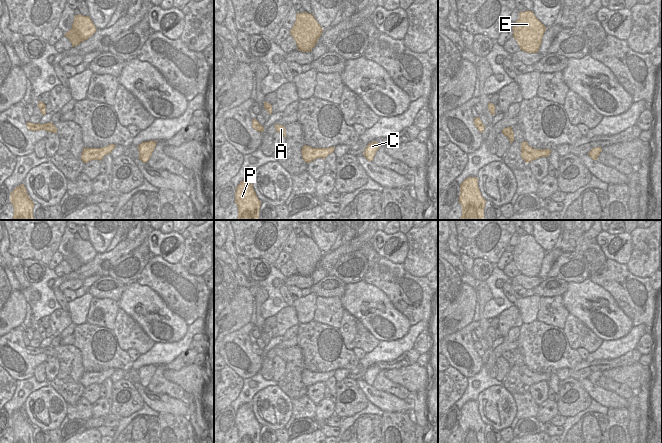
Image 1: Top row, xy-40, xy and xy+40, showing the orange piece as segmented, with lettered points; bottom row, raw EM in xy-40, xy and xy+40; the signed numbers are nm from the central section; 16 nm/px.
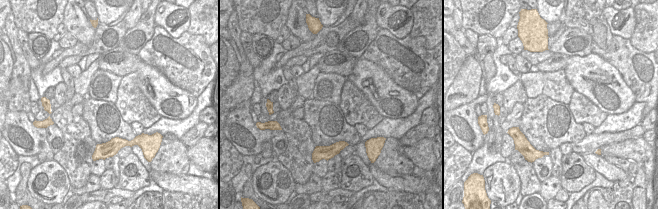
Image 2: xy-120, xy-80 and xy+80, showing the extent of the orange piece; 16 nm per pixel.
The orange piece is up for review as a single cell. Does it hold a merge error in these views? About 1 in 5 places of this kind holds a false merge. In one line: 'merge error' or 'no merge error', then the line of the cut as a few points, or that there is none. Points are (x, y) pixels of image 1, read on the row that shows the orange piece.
no merge error; cut none

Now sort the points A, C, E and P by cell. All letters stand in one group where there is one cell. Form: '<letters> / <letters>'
A C E P

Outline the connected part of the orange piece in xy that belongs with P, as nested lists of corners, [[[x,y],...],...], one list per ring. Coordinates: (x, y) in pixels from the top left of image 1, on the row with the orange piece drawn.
[[[251,179],[241,181],[236,187],[235,203],[238,207],[237,220],[260,220],[261,201],[258,199]]]

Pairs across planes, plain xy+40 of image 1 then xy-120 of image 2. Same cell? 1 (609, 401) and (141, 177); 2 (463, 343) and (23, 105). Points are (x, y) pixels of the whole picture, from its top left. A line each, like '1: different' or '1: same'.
1: different
2: different

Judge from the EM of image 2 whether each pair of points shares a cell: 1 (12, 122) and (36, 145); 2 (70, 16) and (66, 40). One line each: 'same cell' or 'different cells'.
1: same cell
2: different cells

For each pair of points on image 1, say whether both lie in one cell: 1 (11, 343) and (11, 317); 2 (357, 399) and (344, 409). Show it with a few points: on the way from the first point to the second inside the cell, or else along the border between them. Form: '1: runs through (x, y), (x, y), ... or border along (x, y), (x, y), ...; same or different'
1: border along (21, 324), (10, 331); different
2: runs through (354, 401), (347, 406); same

